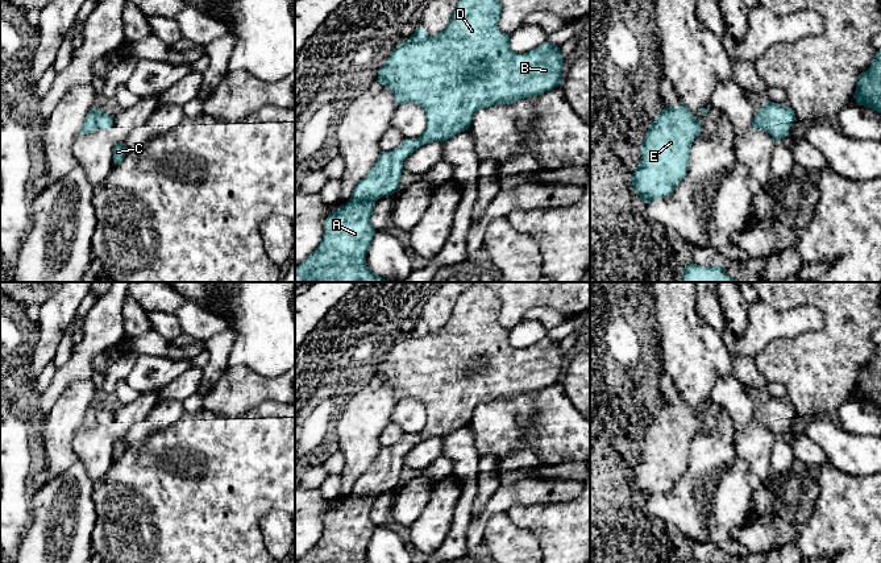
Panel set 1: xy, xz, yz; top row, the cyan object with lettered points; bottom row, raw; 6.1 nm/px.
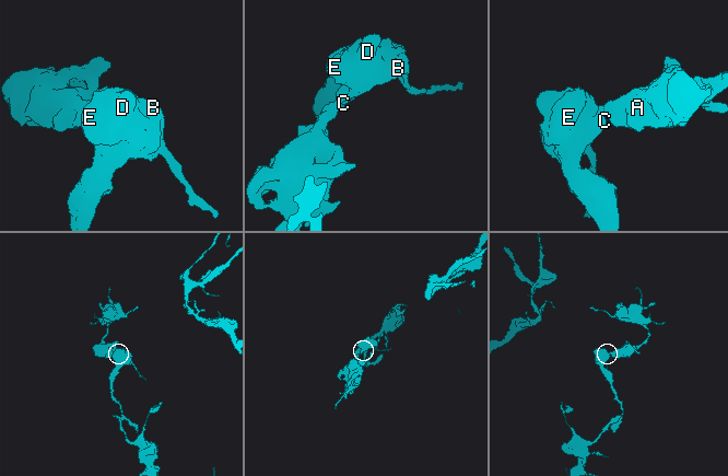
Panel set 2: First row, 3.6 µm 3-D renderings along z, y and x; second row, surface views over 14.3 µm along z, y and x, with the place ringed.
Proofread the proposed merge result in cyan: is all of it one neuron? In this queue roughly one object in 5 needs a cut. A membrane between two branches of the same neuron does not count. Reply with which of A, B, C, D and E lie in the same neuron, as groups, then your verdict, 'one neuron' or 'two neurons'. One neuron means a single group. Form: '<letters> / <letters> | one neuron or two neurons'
A B C D E | one neuron

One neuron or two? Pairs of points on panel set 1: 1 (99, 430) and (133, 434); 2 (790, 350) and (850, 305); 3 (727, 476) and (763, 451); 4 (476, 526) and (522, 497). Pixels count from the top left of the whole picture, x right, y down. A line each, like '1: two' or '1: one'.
1: two
2: one
3: two
4: one

